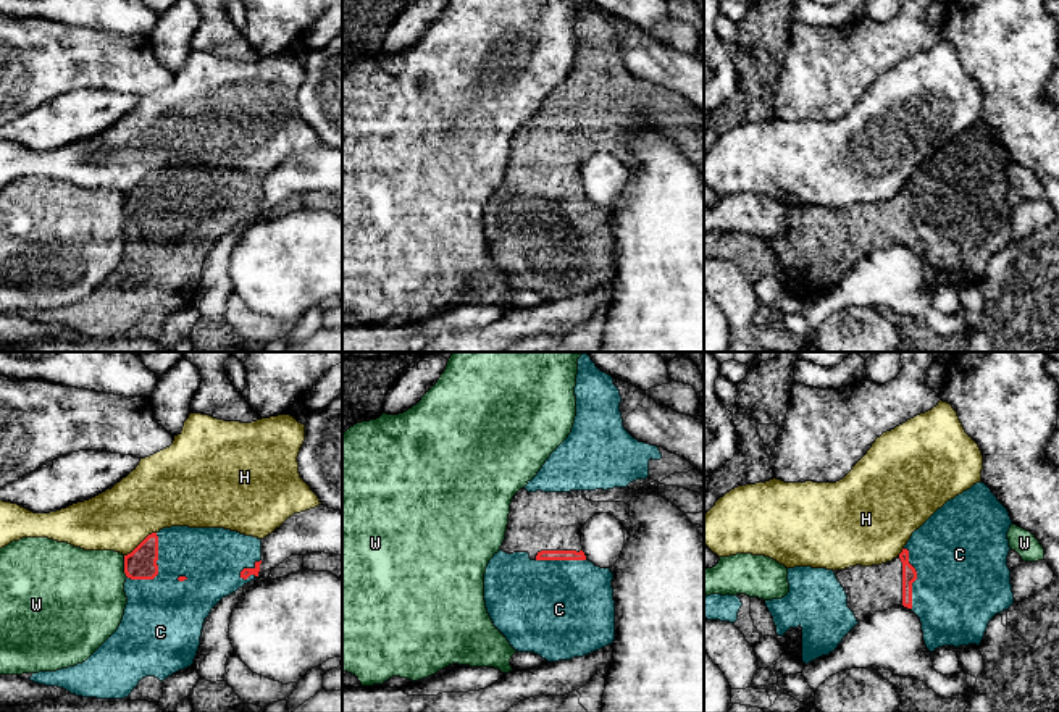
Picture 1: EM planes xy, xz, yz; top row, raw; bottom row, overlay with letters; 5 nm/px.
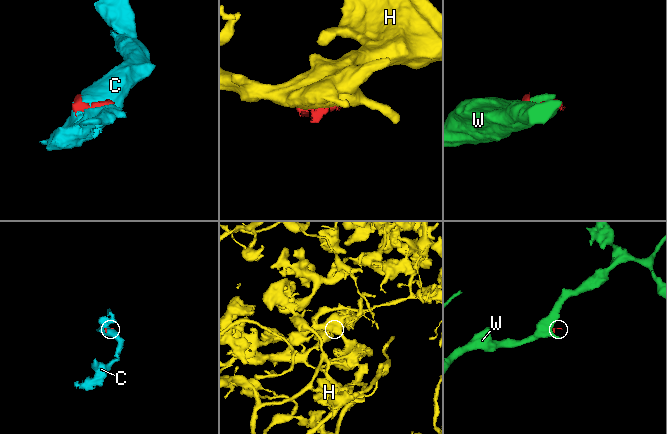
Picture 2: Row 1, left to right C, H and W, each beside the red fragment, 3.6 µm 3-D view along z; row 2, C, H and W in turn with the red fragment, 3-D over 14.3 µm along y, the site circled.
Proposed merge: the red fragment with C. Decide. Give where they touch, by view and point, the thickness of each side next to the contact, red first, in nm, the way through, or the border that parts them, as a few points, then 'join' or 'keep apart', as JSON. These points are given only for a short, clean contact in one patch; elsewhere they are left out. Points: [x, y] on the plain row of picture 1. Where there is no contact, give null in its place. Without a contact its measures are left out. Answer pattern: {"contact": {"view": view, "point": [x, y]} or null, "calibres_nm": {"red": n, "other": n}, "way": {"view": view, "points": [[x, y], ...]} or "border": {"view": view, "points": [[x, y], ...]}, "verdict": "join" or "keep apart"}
{"contact": {"view": "xy", "point": [157, 207]}, "calibres_nm": {"red": 160, "other": 400}, "verdict": "join"}

